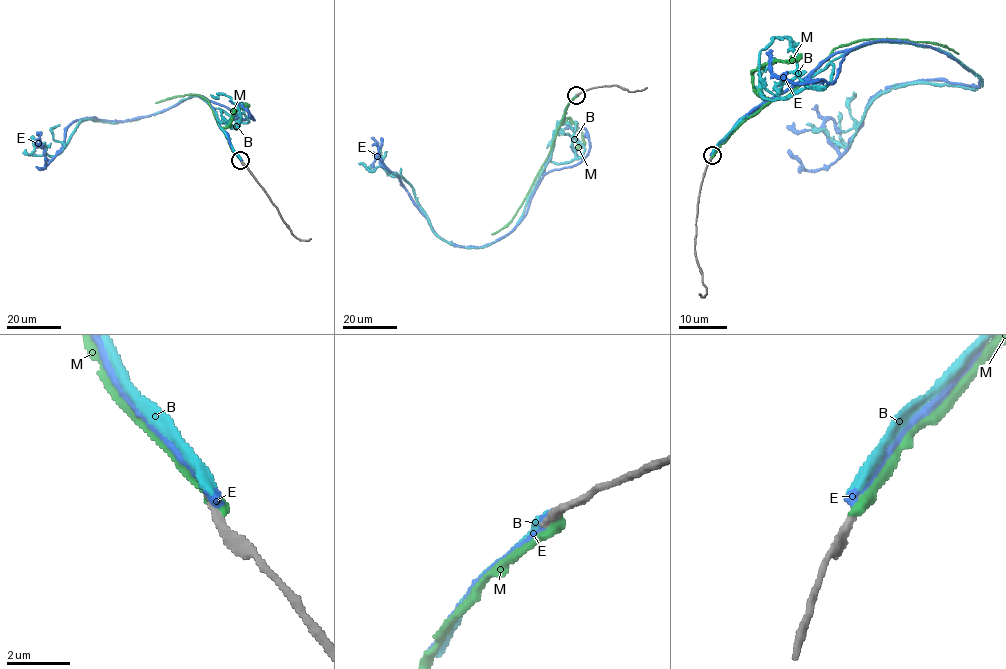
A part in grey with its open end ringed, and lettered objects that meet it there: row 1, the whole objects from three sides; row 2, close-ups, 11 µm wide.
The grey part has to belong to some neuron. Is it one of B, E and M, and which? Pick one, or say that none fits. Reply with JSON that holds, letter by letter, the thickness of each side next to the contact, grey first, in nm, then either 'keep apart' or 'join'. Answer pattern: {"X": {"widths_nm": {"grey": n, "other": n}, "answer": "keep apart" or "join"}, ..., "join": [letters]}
{"B": {"widths_nm": {"grey": 200, "other": 400}, "answer": "keep apart"}, "E": {"widths_nm": {"grey": 240, "other": 280}, "answer": "join"}, "M": {"widths_nm": {"grey": 300, "other": 360}, "answer": "keep apart"}, "join": ["E"]}

